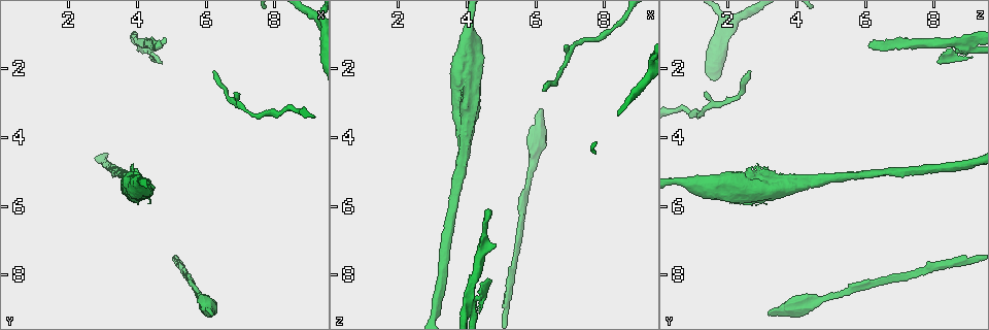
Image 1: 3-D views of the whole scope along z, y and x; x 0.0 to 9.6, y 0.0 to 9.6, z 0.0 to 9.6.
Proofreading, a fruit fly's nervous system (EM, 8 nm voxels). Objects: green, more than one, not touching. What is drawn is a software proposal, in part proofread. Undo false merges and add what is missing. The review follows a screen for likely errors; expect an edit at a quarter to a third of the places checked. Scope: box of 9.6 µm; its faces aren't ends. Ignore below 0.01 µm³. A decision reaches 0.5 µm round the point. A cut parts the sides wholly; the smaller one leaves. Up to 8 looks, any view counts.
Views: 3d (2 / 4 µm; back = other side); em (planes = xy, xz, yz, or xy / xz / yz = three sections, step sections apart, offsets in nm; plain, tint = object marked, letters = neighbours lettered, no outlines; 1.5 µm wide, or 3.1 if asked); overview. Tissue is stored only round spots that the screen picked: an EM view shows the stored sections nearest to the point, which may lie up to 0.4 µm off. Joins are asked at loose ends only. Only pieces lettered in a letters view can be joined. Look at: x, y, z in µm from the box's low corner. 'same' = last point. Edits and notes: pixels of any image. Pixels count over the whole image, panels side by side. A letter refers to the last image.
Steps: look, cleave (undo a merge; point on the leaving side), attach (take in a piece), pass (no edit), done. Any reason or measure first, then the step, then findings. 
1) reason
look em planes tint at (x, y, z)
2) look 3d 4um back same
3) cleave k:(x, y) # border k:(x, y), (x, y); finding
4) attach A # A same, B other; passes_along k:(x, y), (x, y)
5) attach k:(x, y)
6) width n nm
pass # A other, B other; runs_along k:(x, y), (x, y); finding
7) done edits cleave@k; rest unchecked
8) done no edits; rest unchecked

branch stops here
look em 3.1um yz step 8 letters at (4.65, 1.20, 6.10)

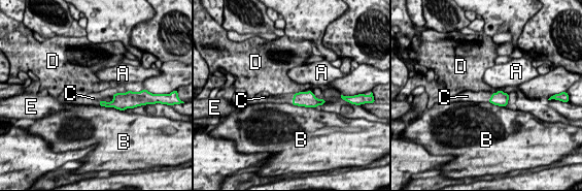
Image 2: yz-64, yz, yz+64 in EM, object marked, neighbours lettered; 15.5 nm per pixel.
look em 3.1um planes letters same

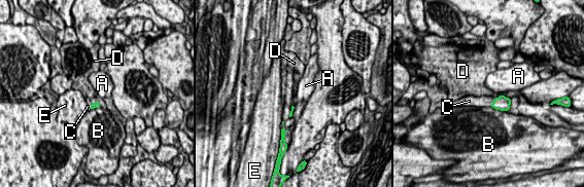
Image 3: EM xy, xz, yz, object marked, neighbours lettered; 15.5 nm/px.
attach 3:(89, 101) # A other, B other, C same, D other, E other; passes_along 3:(94, 105), (95, 102), (89, 101); it goes on there

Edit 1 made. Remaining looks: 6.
branch stops here
look em xy step 8 tint at (4.75, 1.85, 8.25)

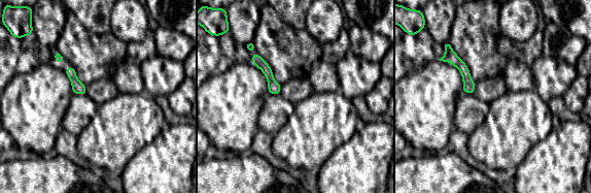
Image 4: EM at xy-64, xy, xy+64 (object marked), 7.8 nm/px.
look em xy step 8 letters same

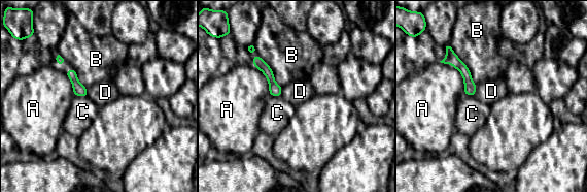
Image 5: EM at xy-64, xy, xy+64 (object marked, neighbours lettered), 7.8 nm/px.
pass # A other, B other, C other, D other; runs_along 5:(256, 58), (268, 72), (278, 94); none of them fits

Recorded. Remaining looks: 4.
free end
look 3d 2um at (6.20, 9.15, 3.10)

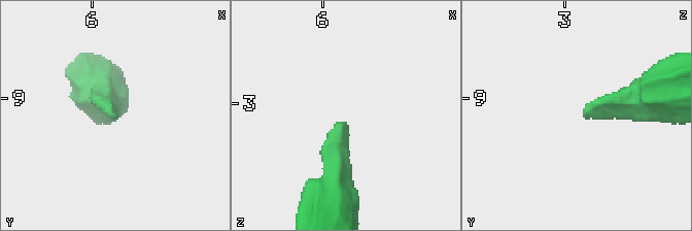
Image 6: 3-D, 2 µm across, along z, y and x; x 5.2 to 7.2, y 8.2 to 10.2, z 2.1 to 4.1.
shape alone is not enough
look em 3.1um planes letters at (6.16, 9.16, 3.12)

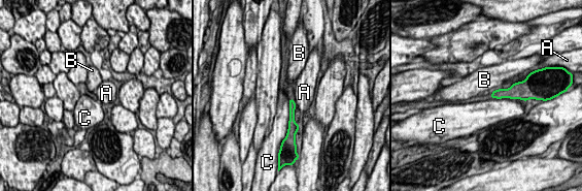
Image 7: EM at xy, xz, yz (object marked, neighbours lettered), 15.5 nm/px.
pass # A other, B other, C other; runs_along 7:(292, 101), (292, 124), (294, 127); none of them fits

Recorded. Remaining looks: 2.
done edits attach@3; rest unchecked

